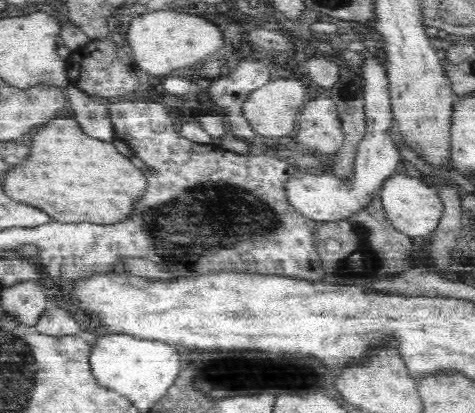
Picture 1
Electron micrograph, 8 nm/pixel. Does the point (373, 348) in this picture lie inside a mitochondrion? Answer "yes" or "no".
no

